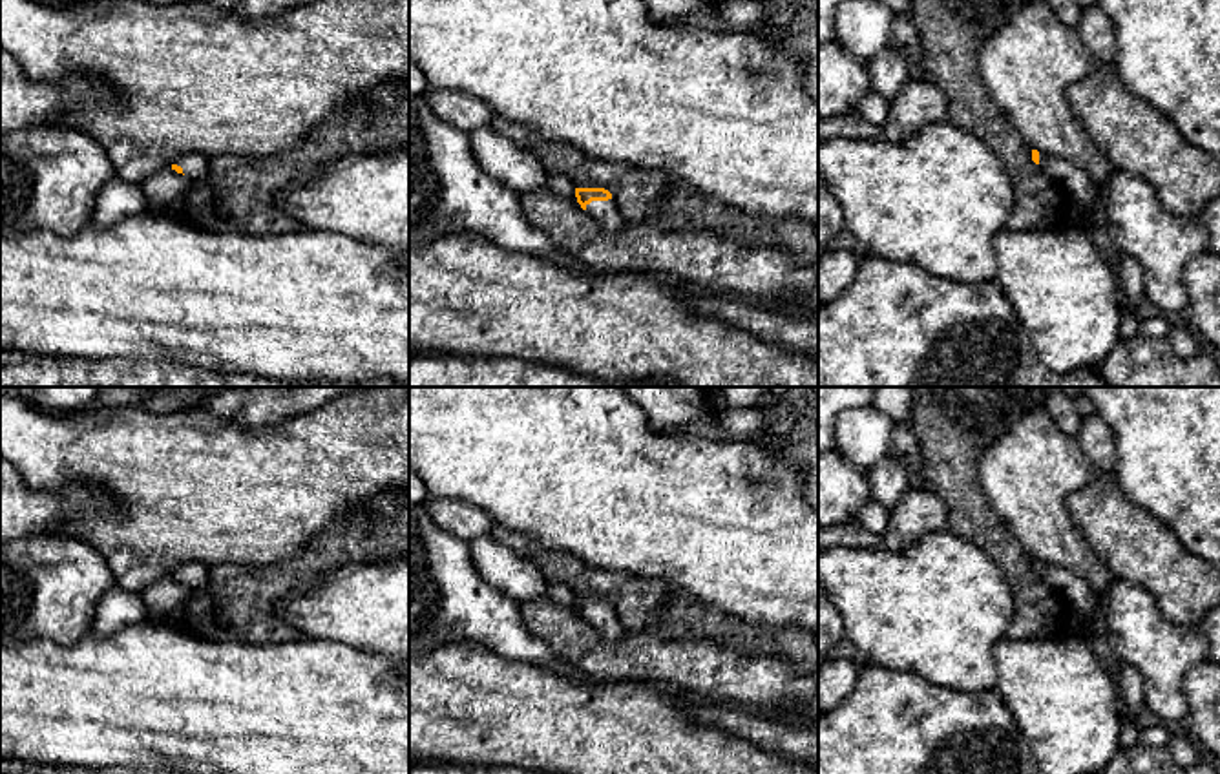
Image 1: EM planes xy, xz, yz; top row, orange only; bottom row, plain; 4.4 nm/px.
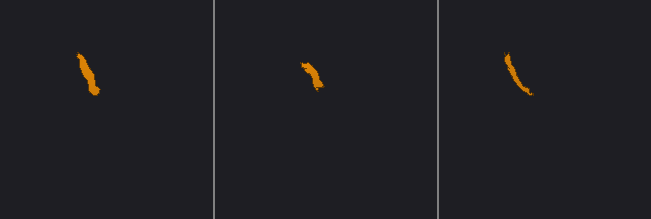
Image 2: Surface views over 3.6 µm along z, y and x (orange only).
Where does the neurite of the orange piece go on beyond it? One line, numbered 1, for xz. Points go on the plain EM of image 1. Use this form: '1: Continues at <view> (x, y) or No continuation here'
1: Continues at xz (607, 623)

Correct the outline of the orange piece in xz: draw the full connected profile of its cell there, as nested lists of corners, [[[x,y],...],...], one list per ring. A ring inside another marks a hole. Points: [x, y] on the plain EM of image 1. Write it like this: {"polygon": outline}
{"polygon": [[[575,597],[577,612],[586,619],[605,641],[615,643],[625,635],[612,602],[605,597]]]}

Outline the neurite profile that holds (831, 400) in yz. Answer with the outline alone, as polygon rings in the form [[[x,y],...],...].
[[[818,387],[818,453],[835,449],[838,414],[873,403],[873,391],[875,387]]]

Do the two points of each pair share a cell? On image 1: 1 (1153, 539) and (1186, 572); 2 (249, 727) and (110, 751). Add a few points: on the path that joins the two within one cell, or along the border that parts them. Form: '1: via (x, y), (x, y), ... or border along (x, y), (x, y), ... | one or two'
1: via (1160, 546), (1178, 564) | one
2: via (214, 727), (167, 727), (159, 734), (145, 736) | one

